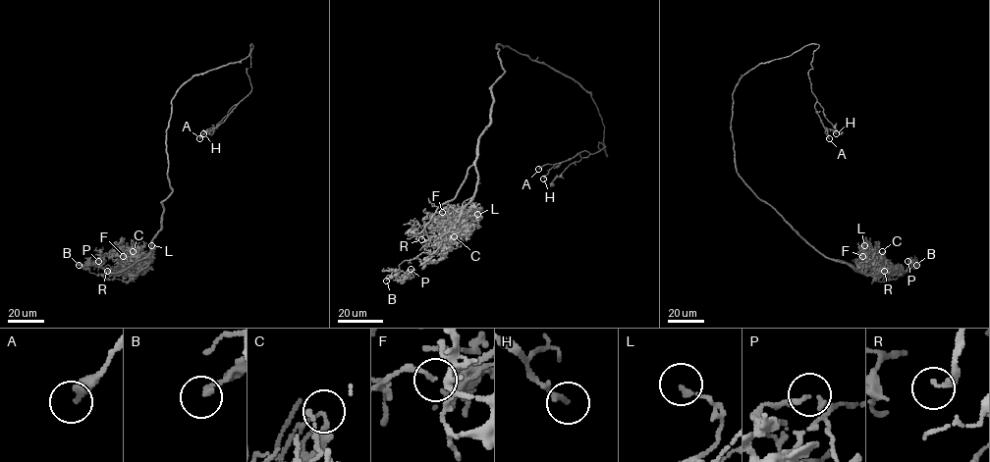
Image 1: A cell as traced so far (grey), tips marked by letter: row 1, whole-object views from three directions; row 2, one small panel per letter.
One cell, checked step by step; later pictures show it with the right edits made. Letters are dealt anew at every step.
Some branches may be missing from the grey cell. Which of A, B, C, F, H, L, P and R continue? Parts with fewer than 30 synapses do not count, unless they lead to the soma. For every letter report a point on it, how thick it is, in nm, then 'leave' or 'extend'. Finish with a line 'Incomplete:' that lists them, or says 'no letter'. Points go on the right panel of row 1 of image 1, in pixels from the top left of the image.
A: at (829, 138); 300 nm thick; extend
B: at (916, 265); 170 nm thick; leave
C: at (882, 251); 110 nm thick; leave
F: at (862, 256); 150 nm thick; leave
H: at (836, 133); 190 nm thick; extend
L: at (864, 245); 140 nm thick; leave
P: at (907, 261); 120 nm thick; leave
R: at (884, 271); 200 nm thick; extend
Incomplete: A, H, R

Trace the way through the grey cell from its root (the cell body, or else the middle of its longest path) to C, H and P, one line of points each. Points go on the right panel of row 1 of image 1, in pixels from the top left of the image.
C: (733, 137), (738, 176), (822, 254), (857, 270), (874, 267), (877, 260), (881, 262), (882, 251)
H: (733, 137), (739, 80), (759, 63), (812, 43), (819, 45), (808, 73), (814, 109), (836, 133)
P: (733, 137), (738, 176), (822, 254), (847, 263), (881, 282), (895, 280), (908, 269), (907, 261)

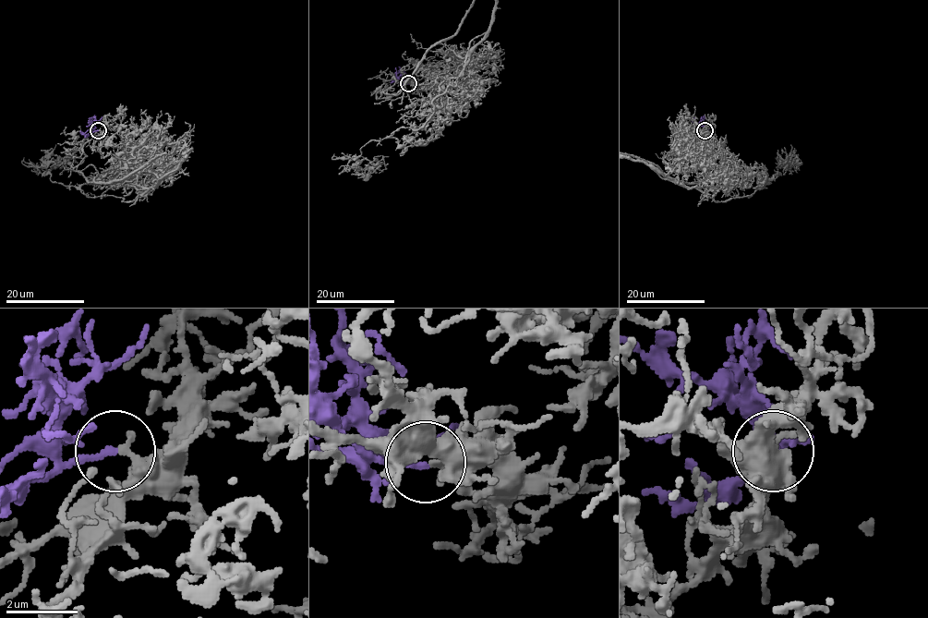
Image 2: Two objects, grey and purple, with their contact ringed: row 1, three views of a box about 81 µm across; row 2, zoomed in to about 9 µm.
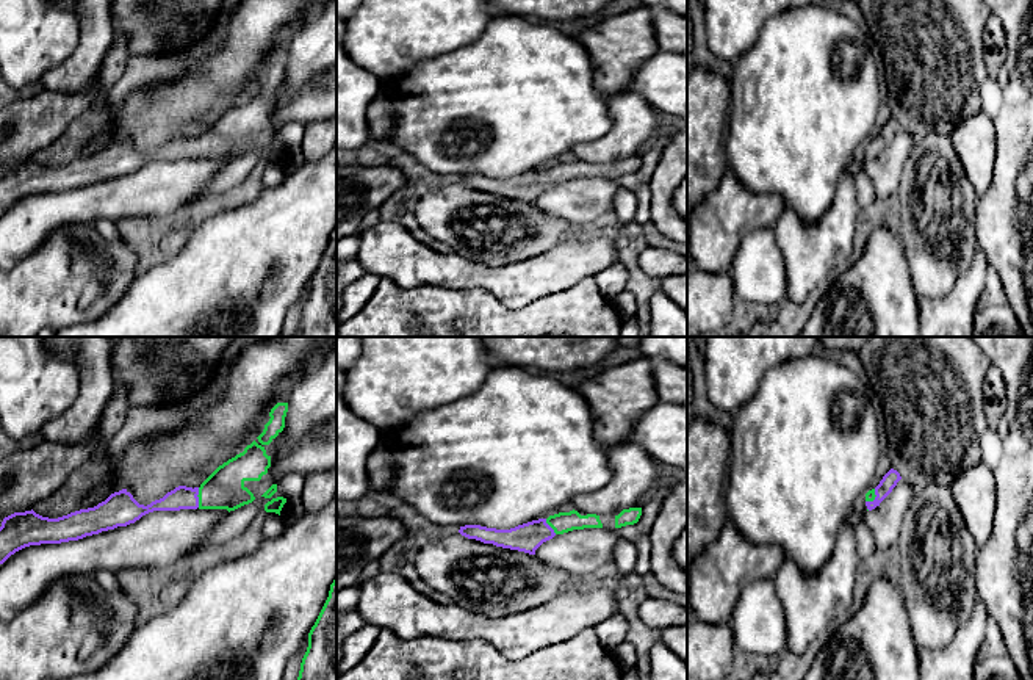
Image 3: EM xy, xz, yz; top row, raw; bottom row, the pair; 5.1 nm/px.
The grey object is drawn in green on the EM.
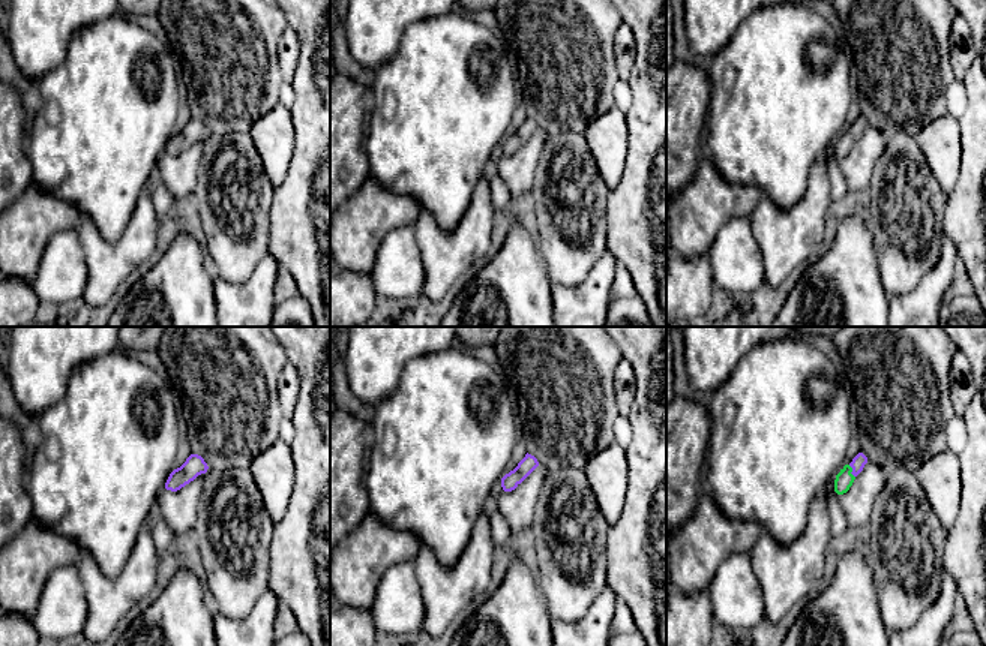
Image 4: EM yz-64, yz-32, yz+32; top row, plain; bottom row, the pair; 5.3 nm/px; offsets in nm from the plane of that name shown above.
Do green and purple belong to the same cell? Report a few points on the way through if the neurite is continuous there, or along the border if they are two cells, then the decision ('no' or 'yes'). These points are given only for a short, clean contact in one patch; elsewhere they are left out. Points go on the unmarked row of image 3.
across xy (224, 138), (210, 144), (197, 144), (182, 146) | yes

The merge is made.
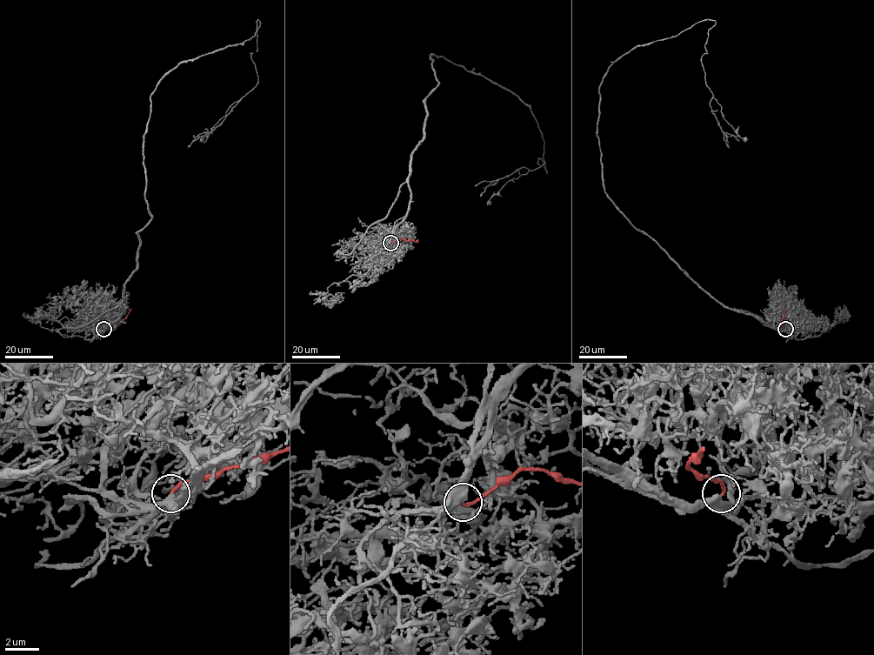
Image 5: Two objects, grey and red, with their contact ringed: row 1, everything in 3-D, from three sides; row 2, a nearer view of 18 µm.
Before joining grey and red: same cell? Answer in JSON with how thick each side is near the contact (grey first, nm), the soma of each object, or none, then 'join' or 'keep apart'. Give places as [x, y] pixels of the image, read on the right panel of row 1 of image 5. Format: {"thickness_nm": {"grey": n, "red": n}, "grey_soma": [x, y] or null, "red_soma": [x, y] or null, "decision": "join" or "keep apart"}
{"thickness_nm": {"grey": 400, "red": 180}, "grey_soma": null, "red_soma": null, "decision": "join"}

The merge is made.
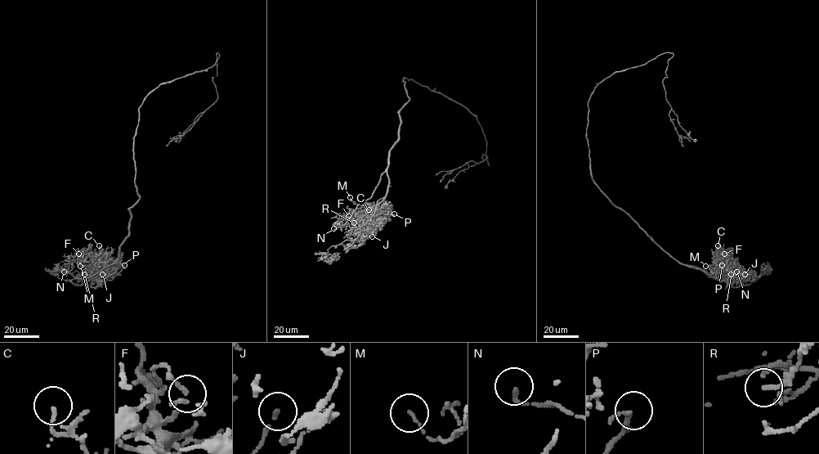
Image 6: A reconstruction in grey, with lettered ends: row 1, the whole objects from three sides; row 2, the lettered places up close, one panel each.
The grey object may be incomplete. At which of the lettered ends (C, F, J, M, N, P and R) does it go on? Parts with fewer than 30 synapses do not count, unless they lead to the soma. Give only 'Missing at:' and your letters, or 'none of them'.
Missing at: P

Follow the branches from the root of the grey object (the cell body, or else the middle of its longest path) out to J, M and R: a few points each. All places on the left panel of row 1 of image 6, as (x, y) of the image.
J: (133, 145), (140, 200), (130, 209), (118, 267), (109, 275), (91, 267), (97, 278), (102, 274)
M: (133, 145), (140, 200), (130, 209), (118, 267), (106, 276), (95, 266), (80, 266)
R: (133, 145), (140, 200), (130, 209), (118, 267), (105, 280), (84, 274)

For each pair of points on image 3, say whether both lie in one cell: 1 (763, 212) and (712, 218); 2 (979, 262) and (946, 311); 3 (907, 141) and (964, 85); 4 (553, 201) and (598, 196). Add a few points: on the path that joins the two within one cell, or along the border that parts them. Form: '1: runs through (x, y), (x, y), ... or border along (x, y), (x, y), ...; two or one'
1: runs through (750, 212), (730, 212), (725, 217); one
2: runs through (975, 274), (969, 287), (958, 298); one
3: border along (902, 127), (914, 140); two
4: runs through (564, 201), (587, 198); one

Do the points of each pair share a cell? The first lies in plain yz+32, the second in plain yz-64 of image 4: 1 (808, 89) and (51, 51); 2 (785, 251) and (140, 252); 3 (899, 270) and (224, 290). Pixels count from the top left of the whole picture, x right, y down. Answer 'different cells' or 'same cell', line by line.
1: different cells
2: same cell
3: different cells

